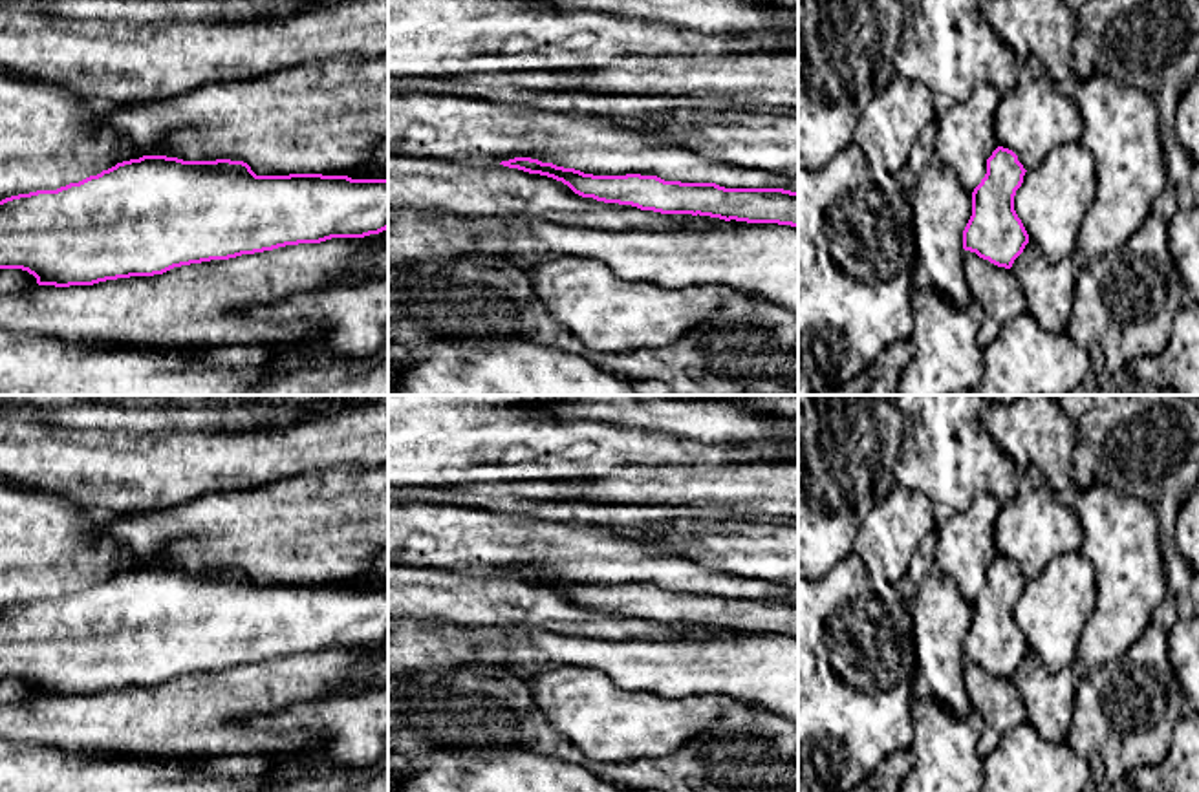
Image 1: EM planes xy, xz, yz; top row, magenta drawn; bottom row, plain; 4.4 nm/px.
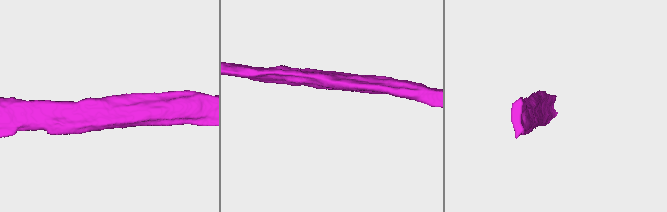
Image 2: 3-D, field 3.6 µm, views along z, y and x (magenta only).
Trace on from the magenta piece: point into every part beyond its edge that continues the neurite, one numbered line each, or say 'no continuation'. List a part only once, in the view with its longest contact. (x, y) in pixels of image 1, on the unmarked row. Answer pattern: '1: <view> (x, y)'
no continuation

